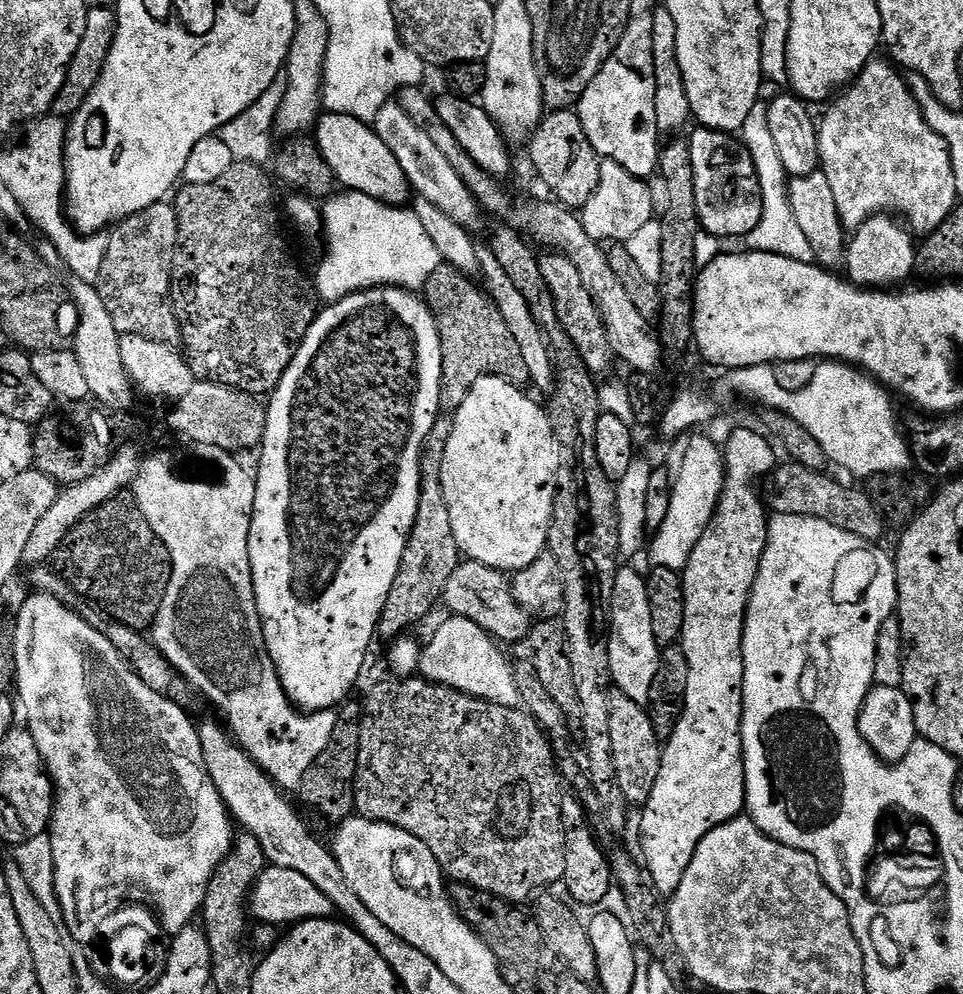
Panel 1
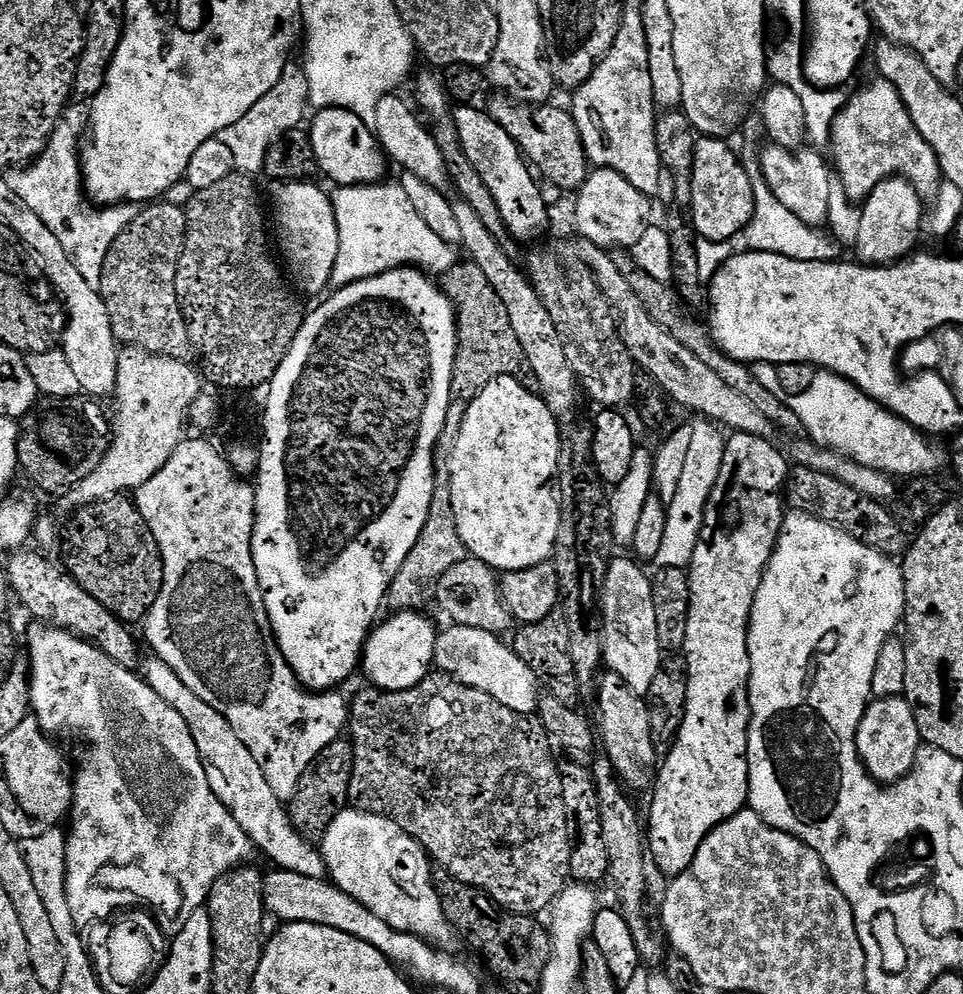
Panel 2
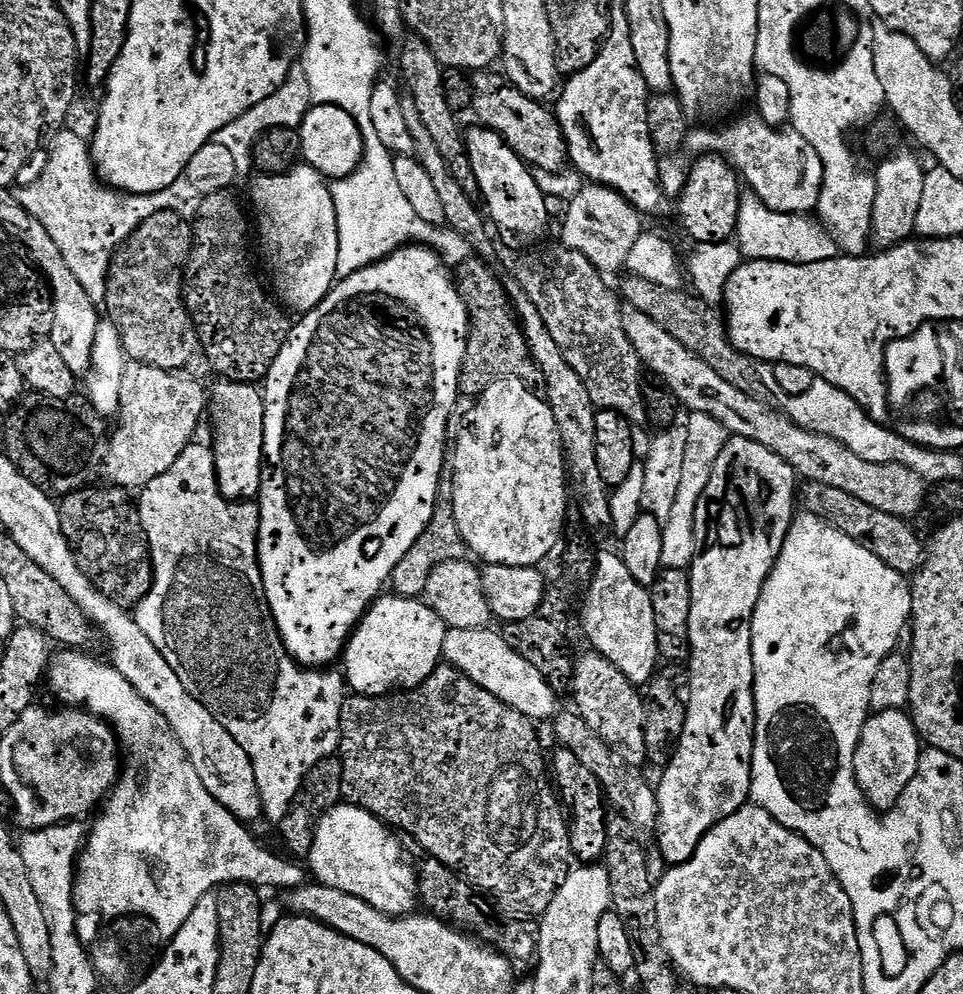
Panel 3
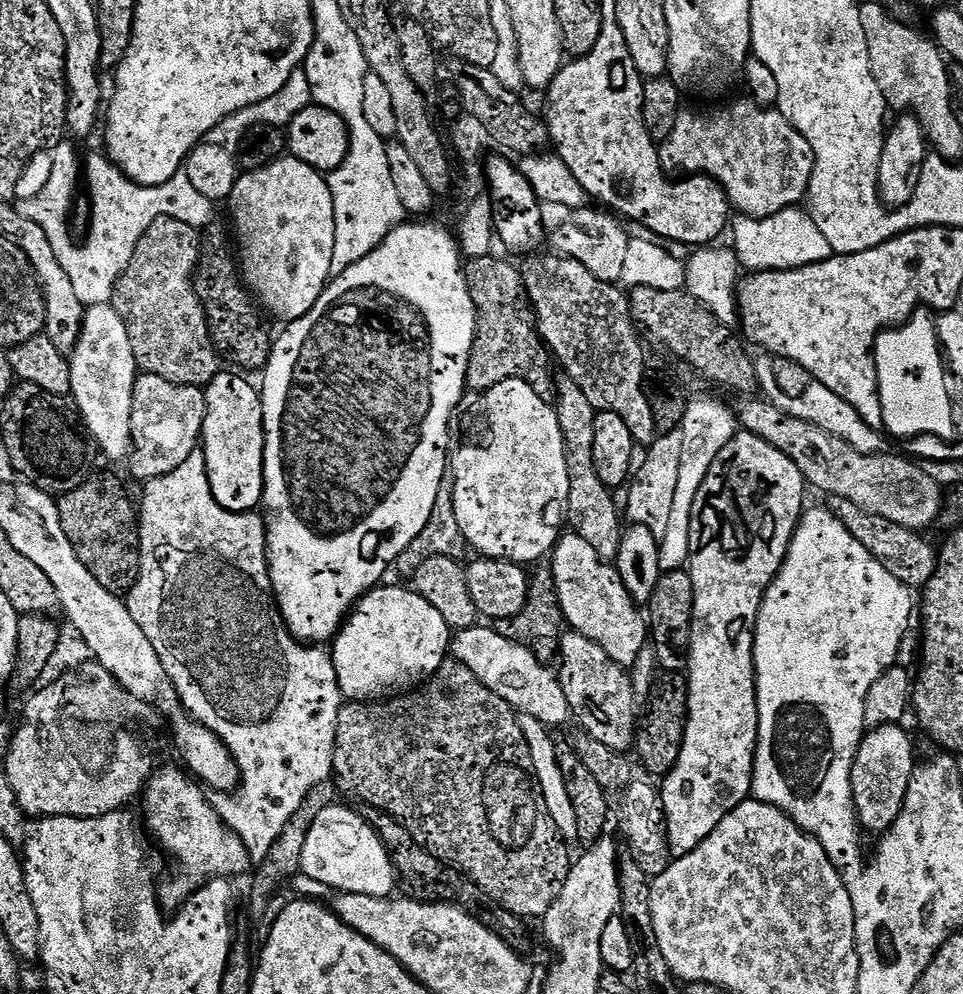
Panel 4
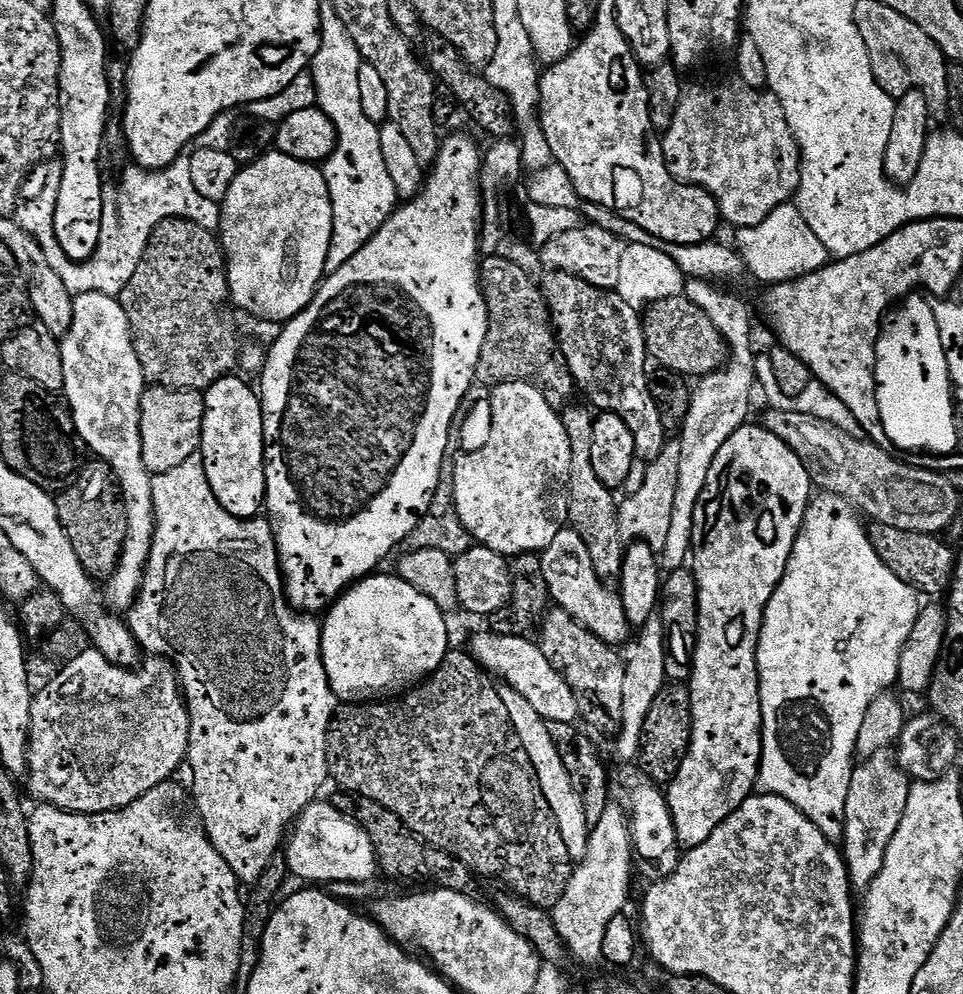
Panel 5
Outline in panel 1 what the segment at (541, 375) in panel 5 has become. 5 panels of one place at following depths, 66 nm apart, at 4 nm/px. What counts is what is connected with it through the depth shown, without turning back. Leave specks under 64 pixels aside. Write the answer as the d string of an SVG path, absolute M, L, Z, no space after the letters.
M442 262L422 289L428 307L435 312L436 321L440 323L444 359L440 406L448 414L455 413L456 408L466 402L466 394L470 394L478 378L502 376L517 386L527 385L530 381L530 370L526 370L522 350L518 350L518 342L514 342L506 318L502 318L487 291L472 280L475 279L469 273L459 272L454 266Z

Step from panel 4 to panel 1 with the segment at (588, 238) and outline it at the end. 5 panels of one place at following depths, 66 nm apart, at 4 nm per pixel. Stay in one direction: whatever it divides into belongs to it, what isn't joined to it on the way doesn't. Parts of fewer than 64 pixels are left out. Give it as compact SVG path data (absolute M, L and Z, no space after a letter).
M601 159L598 190L585 202L582 219L590 238L598 242L626 242L638 229L646 226L646 222L654 219L651 187L643 179L623 169L618 162Z

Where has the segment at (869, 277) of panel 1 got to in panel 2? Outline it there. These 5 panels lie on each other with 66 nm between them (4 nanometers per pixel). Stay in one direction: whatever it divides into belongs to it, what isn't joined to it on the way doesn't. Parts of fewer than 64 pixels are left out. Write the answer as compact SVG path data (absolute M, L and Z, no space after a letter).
M901 176L883 180L860 208L855 259L869 266L883 266L903 260L917 251L916 243L920 240L920 232L922 236L925 224L926 204L911 182Z

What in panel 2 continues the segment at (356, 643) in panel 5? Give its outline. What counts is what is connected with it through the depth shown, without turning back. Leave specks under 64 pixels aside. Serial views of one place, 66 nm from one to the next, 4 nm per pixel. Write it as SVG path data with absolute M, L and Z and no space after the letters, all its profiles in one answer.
M419 611L398 612L389 617L385 624L377 623L368 634L362 653L362 672L368 675L367 683L382 692L410 690L433 671L438 628Z

